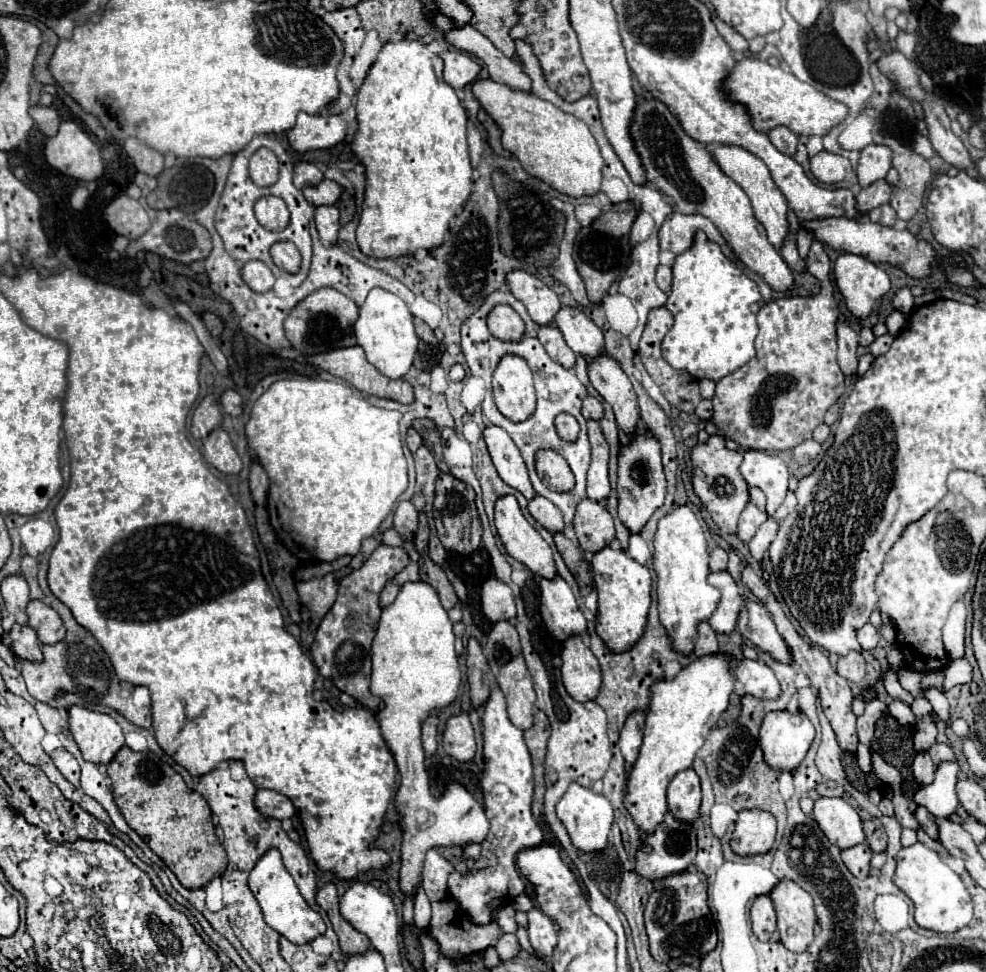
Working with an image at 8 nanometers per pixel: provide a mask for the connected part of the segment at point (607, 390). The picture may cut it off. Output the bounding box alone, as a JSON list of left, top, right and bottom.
[588,354,640,434]

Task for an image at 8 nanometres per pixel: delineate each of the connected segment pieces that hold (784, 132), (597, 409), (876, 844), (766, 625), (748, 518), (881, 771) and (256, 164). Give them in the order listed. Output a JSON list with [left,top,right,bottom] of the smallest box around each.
[[768,126,798,156],[582,396,602,420],[862,818,886,852],[738,602,792,664],[738,504,768,542],[870,749,902,790],[250,148,278,186]]

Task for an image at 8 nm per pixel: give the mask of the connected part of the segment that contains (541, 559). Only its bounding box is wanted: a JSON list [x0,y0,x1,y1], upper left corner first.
[494,496,558,580]

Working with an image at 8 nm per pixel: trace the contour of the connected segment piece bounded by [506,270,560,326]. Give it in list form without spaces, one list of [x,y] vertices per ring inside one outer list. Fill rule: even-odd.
[[[512,270],[506,276],[506,284],[510,292],[526,306],[530,318],[536,324],[550,324],[554,314],[560,310],[560,300],[554,290],[550,290],[544,282],[530,276],[524,270]]]

